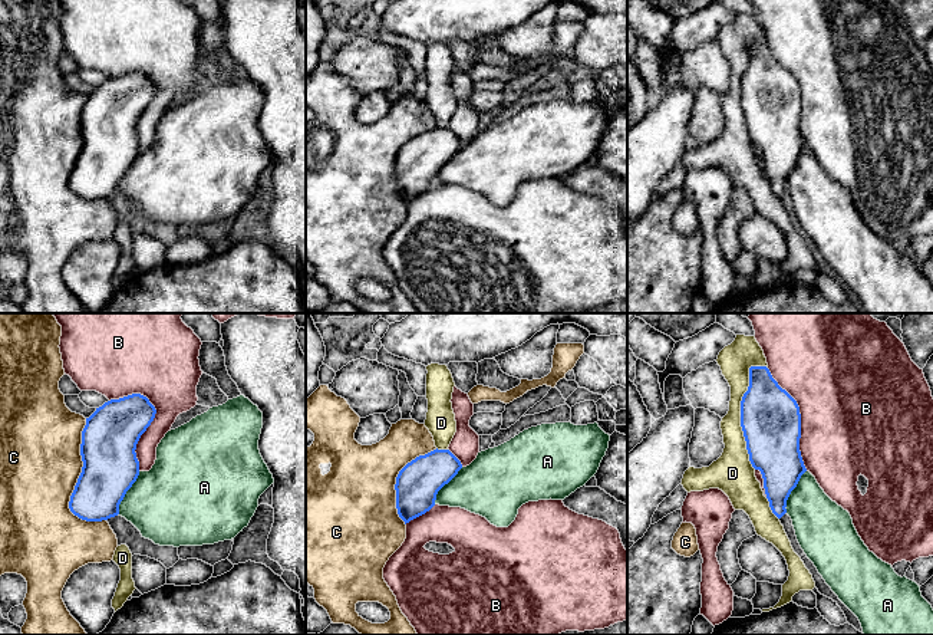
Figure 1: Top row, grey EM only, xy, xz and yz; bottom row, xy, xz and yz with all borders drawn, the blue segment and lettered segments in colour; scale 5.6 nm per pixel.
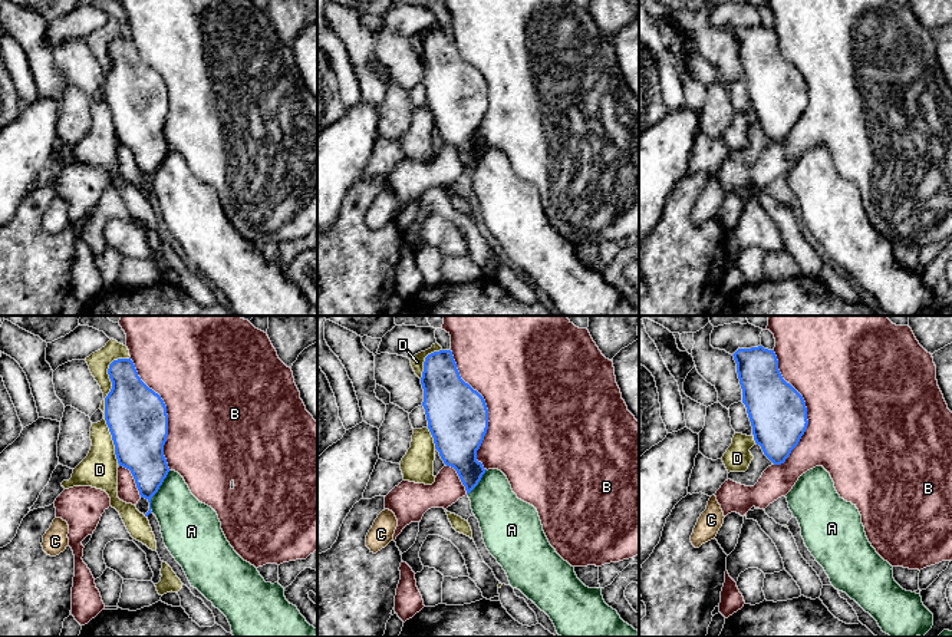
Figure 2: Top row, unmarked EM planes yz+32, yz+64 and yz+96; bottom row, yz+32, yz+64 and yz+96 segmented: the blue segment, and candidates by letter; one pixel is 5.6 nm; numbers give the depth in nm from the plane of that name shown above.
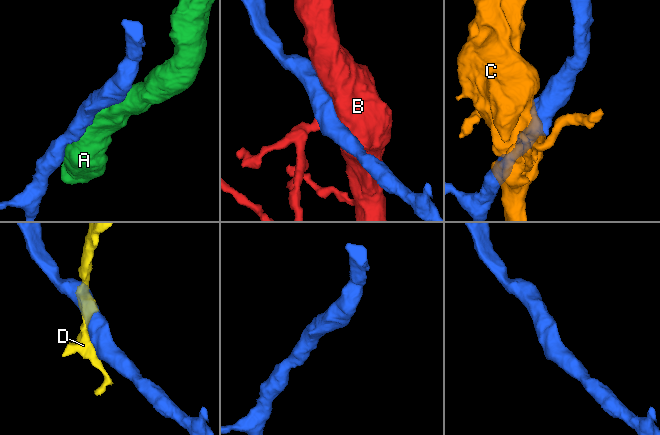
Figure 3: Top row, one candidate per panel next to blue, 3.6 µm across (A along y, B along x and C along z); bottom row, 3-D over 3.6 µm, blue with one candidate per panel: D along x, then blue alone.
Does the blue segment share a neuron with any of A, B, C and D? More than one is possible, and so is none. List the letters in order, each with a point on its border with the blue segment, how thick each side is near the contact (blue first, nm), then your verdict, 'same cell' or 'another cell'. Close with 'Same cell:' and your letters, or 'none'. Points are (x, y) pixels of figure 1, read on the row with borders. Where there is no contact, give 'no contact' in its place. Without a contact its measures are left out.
A: xy (125, 493) | 300/440 nm | same cell
B: xy (148, 425) | 320/280 nm | another cell
C: xy (78, 480) | 300/460 nm | another cell
D: yz (741, 411) | 340/160 nm | another cell
Same cell: A

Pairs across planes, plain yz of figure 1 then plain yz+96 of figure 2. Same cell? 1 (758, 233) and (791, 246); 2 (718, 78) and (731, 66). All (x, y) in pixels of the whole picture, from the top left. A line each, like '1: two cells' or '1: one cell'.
1: two cells
2: one cell

